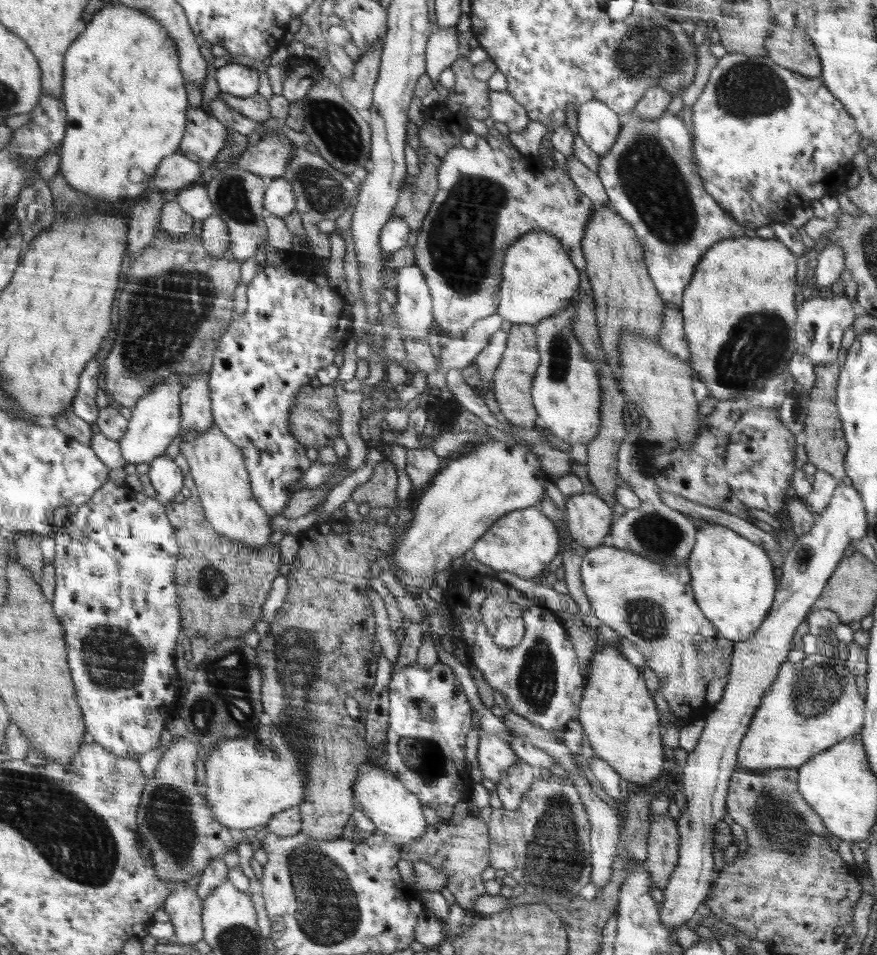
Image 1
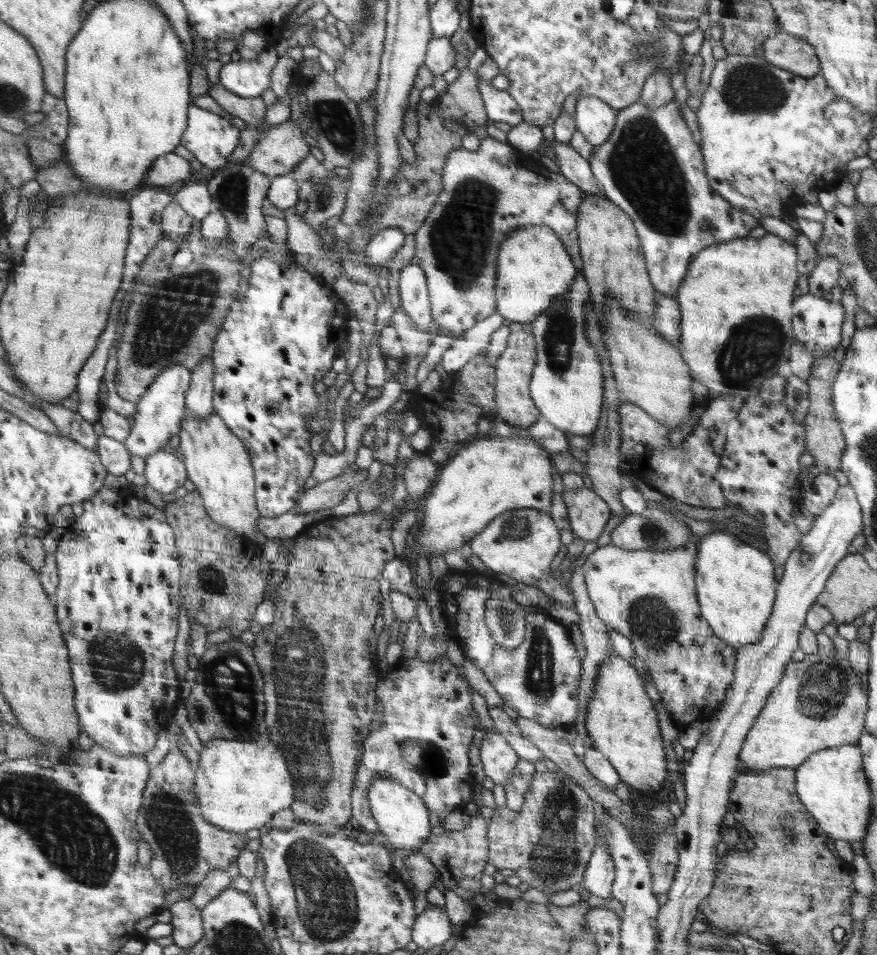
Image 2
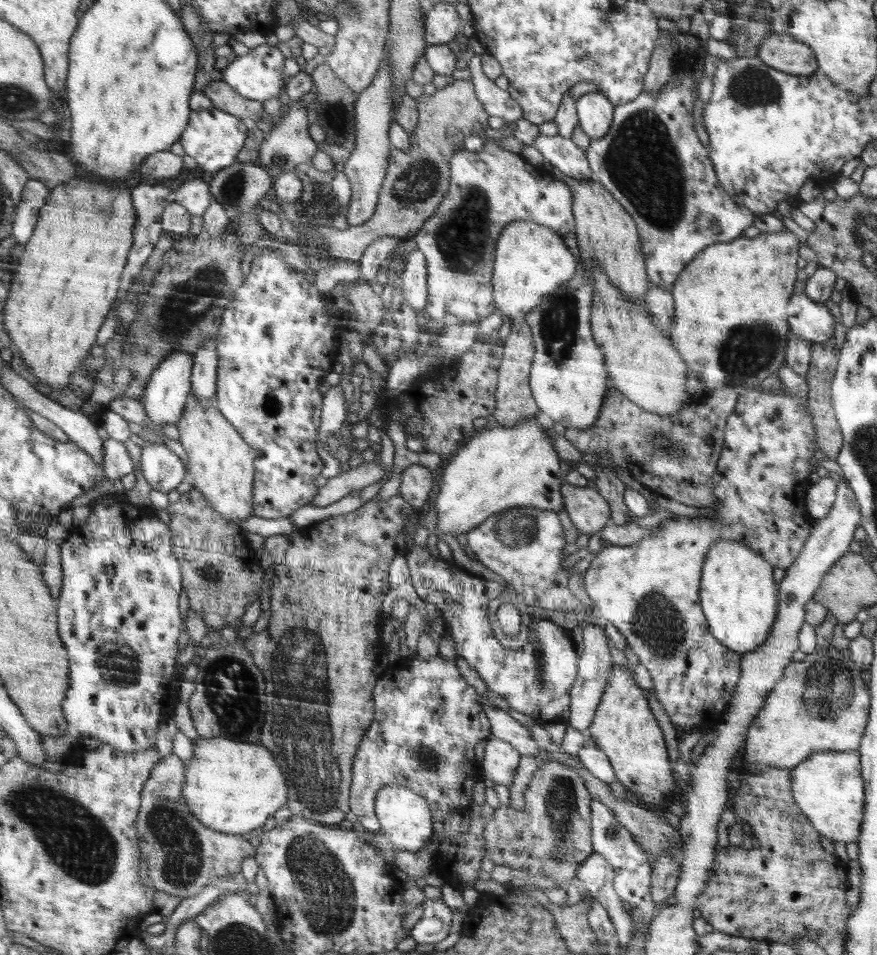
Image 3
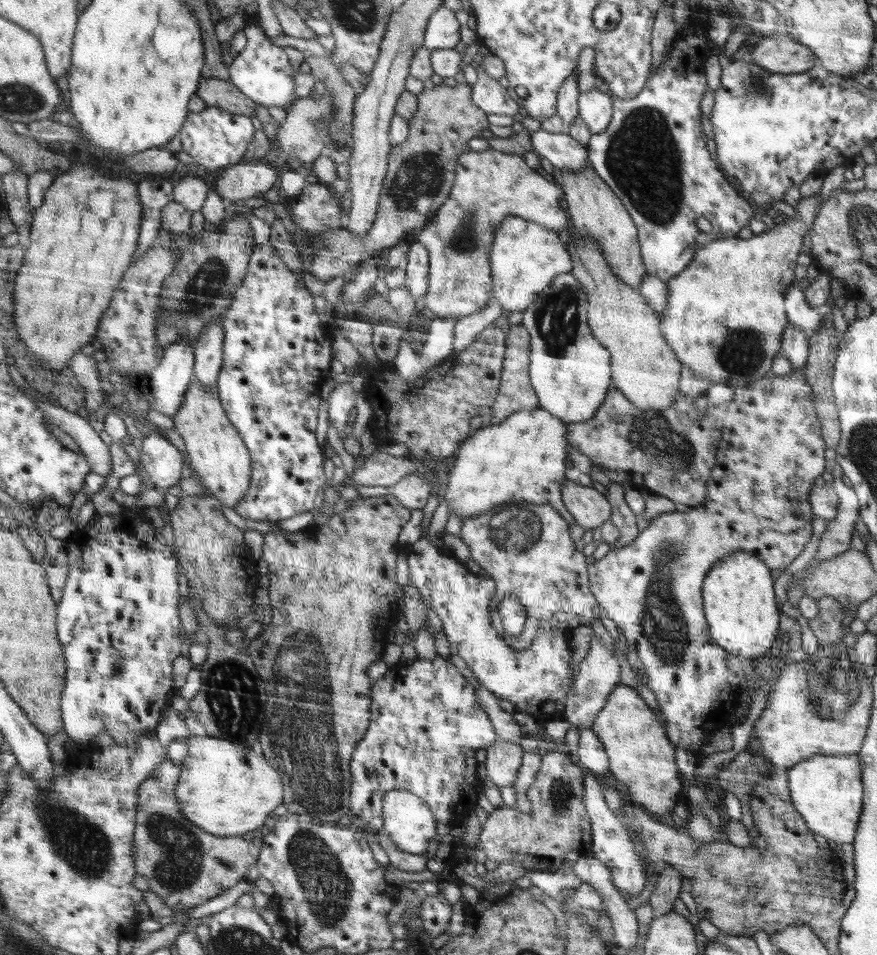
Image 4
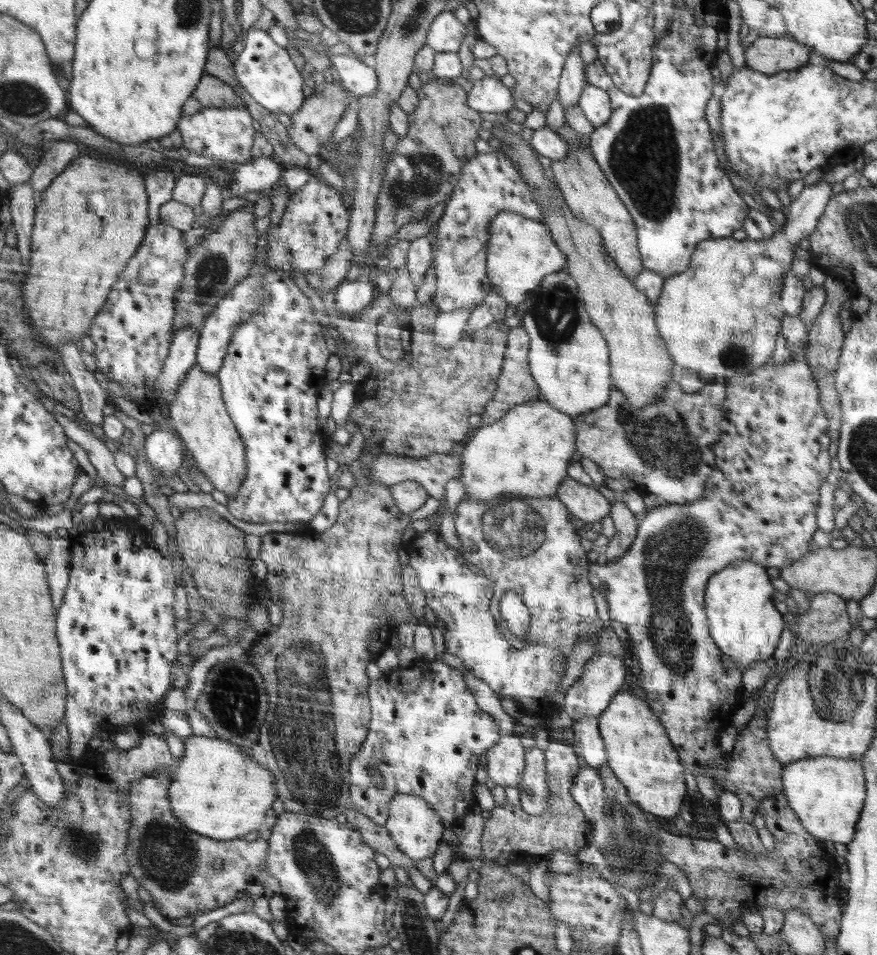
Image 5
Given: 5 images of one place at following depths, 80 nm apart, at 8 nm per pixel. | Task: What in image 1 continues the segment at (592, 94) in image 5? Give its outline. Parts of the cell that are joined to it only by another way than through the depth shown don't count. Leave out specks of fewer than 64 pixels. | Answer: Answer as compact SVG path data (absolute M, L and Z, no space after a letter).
M598 101L586 102L577 110L578 135L598 156L607 153L624 123L624 117Z

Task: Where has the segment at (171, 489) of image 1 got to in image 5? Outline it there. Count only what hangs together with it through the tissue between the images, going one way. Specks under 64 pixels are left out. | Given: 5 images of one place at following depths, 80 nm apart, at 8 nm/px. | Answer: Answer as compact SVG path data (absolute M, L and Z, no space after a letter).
M147 430L144 450L148 463L160 474L178 472L183 461L182 439L170 430Z

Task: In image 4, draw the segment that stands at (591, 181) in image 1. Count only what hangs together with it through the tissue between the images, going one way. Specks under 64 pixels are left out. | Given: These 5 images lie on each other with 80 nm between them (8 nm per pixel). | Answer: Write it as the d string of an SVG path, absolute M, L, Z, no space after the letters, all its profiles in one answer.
M540 129L532 134L531 142L534 151L555 167L565 171L581 171L588 166L587 145L583 146L566 132L552 134Z

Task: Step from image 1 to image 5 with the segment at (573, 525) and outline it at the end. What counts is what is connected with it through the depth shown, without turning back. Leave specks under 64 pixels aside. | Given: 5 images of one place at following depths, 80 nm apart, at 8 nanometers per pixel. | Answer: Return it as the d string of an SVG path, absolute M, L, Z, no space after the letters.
M573 478L561 482L556 496L580 524L602 521L608 512L612 512L608 500L598 492L598 488Z

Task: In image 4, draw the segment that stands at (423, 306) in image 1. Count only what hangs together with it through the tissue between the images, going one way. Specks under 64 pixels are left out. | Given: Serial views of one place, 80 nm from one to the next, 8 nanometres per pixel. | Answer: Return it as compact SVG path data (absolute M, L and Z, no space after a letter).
M418 241L409 243L408 254L405 283L416 302L426 296L429 287L429 254Z

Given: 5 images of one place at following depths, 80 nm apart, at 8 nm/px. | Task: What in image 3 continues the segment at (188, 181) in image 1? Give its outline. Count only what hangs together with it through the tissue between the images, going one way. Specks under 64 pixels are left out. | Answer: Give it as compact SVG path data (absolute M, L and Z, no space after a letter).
M170 150L154 152L140 161L140 182L162 182L181 173L184 168L183 157L172 154Z

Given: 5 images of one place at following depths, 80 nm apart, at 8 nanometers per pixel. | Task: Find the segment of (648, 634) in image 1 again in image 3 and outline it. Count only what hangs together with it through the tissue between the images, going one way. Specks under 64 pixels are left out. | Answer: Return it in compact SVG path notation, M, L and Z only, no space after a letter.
M784 384L778 394L764 394L761 386L758 386L754 390L739 392L735 412L734 418L730 418L728 422L730 430L726 430L726 450L722 449L722 462L717 462L718 478L714 478L712 482L717 498L720 499L711 508L713 517L679 516L665 520L665 527L656 529L653 535L642 538L638 544L607 544L594 556L586 573L587 590L593 601L593 608L603 622L612 622L625 636L627 646L638 656L639 663L648 669L654 694L668 714L678 740L694 731L712 731L722 723L727 712L726 706L741 679L742 656L737 652L730 652L729 647L710 634L710 628L700 608L700 575L709 548L721 538L724 541L746 543L746 546L752 547L770 564L788 570L813 532L809 526L811 517L809 510L806 510L804 494L812 464L817 462L814 452L819 450L819 446L809 405L800 404L790 398Z

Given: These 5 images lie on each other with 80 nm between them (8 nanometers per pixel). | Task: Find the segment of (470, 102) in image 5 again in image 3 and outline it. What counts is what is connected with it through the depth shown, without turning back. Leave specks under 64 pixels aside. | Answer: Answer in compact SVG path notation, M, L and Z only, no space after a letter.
M475 54L470 59L468 70L470 70L476 99L490 117L499 117L510 122L516 122L522 118L522 108L510 97L510 94L498 88L483 74L481 55Z

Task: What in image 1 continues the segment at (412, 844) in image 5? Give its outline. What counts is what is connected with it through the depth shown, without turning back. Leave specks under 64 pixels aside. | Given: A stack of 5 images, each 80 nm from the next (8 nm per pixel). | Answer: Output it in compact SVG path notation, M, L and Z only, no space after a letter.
M372 764L363 766L354 781L354 798L361 804L362 810L377 828L377 832L388 836L394 842L414 842L425 835L426 820L422 804L418 802L417 795L410 789L406 790L390 771Z

